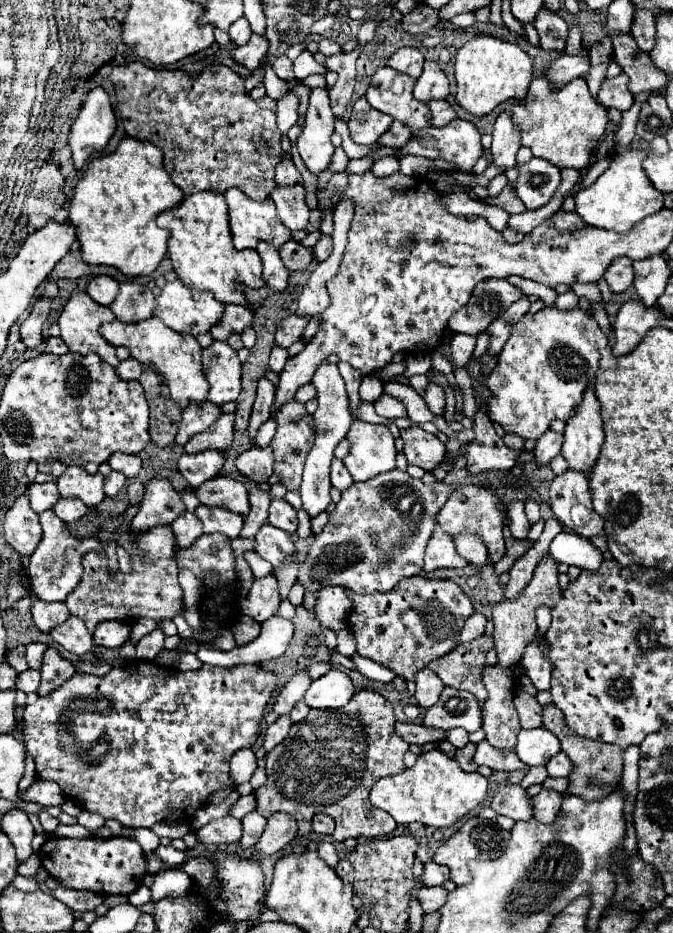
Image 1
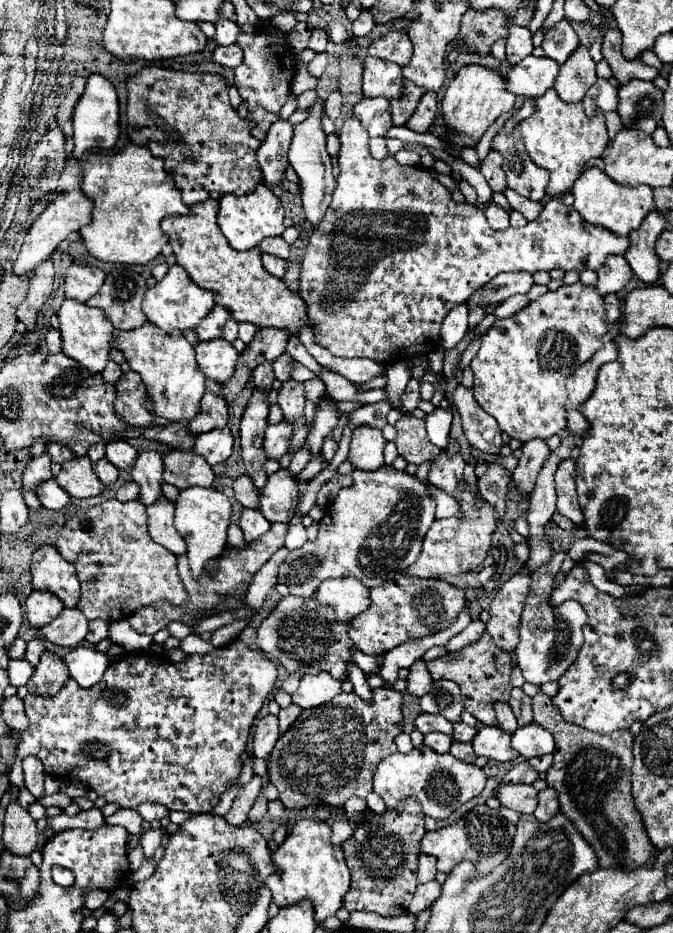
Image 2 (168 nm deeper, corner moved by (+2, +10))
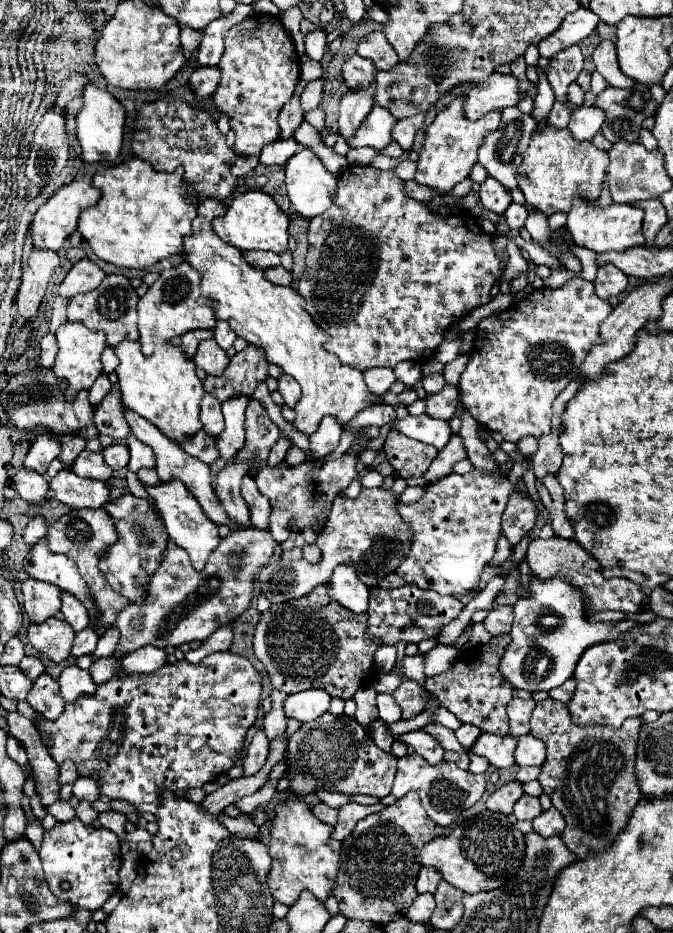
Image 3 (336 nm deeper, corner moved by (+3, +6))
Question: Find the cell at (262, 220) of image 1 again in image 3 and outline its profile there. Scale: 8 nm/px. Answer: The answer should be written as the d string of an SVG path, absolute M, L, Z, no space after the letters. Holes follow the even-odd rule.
M245 192L237 194L237 198L229 204L225 216L213 220L213 230L221 240L227 244L239 248L239 250L269 250L275 254L283 254L287 250L287 234L289 218L281 208L275 204L275 200L265 192Z

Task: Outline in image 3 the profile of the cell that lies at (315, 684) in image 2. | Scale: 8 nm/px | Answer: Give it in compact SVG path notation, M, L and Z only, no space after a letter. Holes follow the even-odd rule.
M313 688L289 694L283 702L283 710L287 718L295 718L299 722L311 722L329 710L329 702L331 698L327 696L327 692Z

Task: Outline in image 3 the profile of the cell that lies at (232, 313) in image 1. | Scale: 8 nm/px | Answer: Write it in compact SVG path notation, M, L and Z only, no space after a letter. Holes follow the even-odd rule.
M193 330L193 332L187 332L185 336L181 336L181 348L183 348L185 356L193 358L199 342L205 338L213 338L213 332L211 330Z

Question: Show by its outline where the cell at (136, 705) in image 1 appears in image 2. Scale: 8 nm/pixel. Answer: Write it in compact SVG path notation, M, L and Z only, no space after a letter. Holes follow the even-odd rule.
M234 640L232 644L228 644L224 648L216 648L212 654L204 654L204 656L190 654L190 656L186 656L184 662L178 662L178 664L170 662L166 656L152 654L150 650L142 650L142 652L134 652L134 654L130 652L130 654L124 654L120 660L114 660L108 666L108 670L104 672L104 678L98 684L94 684L92 688L82 688L70 678L56 696L46 696L44 698L44 696L28 694L24 698L24 706L26 706L26 714L30 718L30 726L22 732L20 744L18 744L16 749L16 762L12 765L8 776L10 783L20 789L18 802L22 807L28 809L30 805L37 801L26 789L23 783L22 771L23 758L36 756L44 764L46 774L52 774L52 776L58 776L58 778L62 776L66 780L80 780L90 790L94 790L98 796L102 796L106 802L114 802L114 804L118 804L122 808L138 808L144 802L156 802L156 804L168 806L168 810L198 812L198 814L200 812L212 812L212 808L218 804L220 796L238 780L238 776L242 772L240 754L246 750L246 742L248 742L254 718L256 718L258 710L262 708L266 696L274 688L276 676L278 676L278 670L276 670L274 662L270 662L266 656L262 656L258 652L252 652L242 640Z

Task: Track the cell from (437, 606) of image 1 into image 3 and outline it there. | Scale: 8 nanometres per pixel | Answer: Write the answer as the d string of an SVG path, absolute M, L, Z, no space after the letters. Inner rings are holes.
M403 586L395 590L373 588L367 610L367 632L369 636L383 640L383 644L397 644L399 640L419 644L421 640L437 638L441 628L455 620L461 610L463 604L455 596L441 596L433 590L417 590L415 586Z

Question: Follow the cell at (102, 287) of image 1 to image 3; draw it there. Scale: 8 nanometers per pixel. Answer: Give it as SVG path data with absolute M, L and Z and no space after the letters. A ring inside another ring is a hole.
M79 260L69 274L65 276L65 280L59 286L59 294L65 298L71 298L75 294L85 294L95 290L101 280L105 278L105 272L91 260Z

